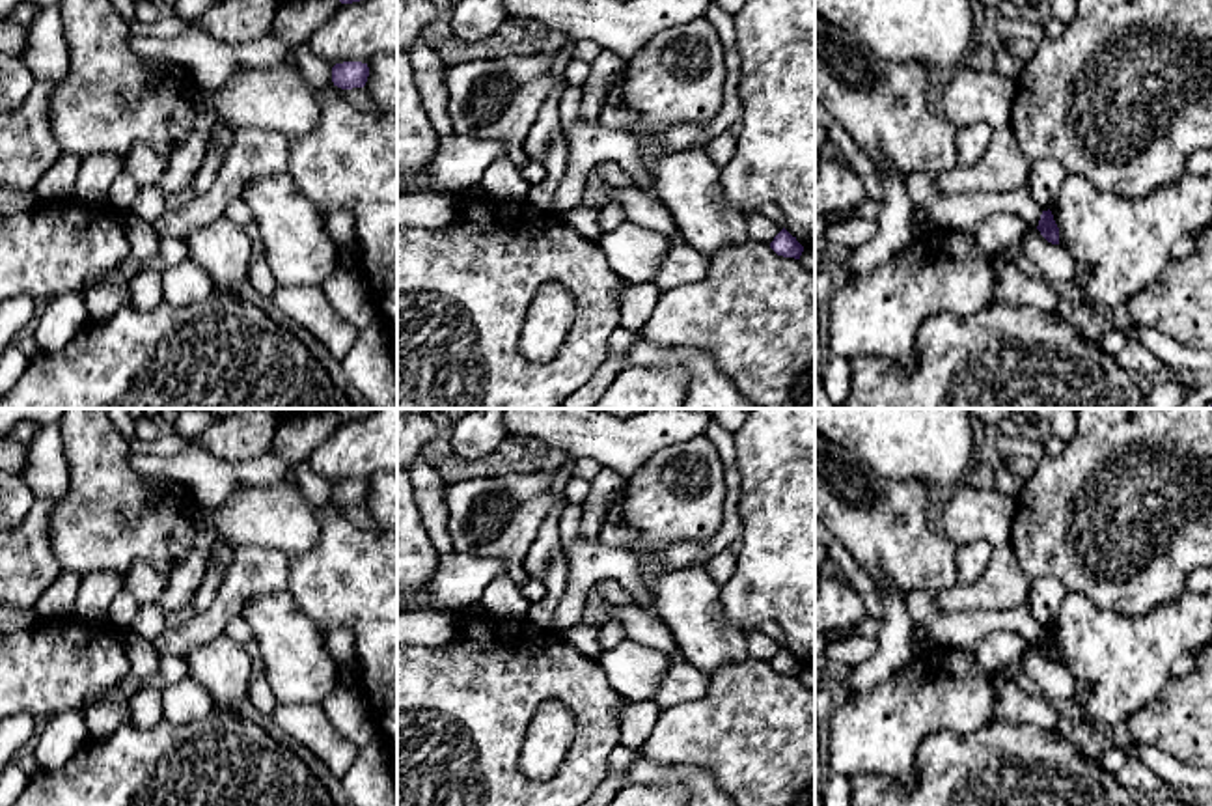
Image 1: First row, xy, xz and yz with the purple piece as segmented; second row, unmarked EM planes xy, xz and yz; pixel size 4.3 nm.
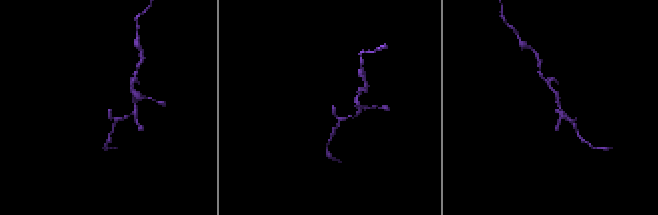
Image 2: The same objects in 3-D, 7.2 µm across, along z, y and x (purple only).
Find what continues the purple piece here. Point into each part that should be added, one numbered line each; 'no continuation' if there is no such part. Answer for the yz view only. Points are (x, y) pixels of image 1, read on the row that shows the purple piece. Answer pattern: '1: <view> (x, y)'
no continuation

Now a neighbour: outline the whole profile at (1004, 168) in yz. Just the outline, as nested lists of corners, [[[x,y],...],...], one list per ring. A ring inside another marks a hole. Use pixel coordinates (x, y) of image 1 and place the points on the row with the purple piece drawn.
[[[1012,127],[994,131],[986,155],[971,166],[955,166],[949,172],[934,175],[934,185],[943,196],[990,192],[1001,194],[1024,185],[1031,168],[1018,146]]]

